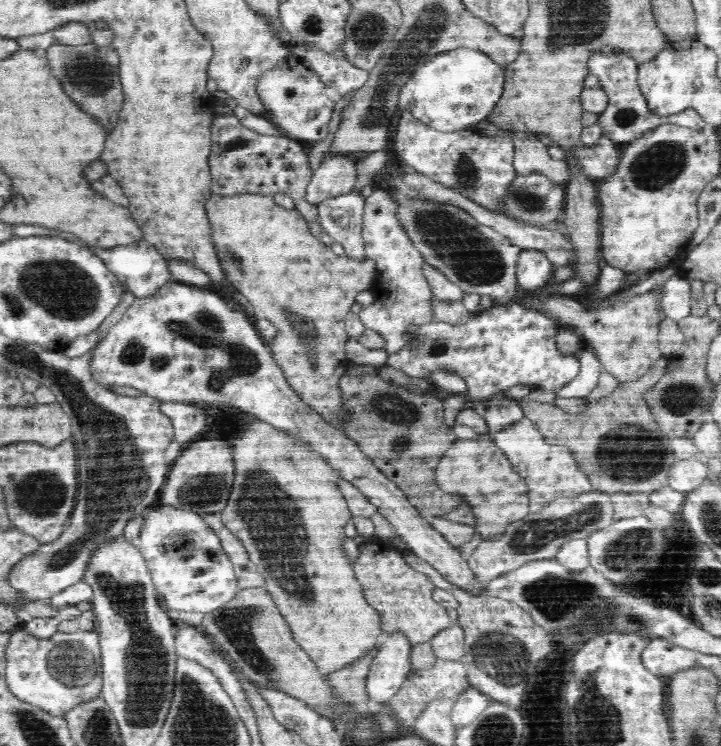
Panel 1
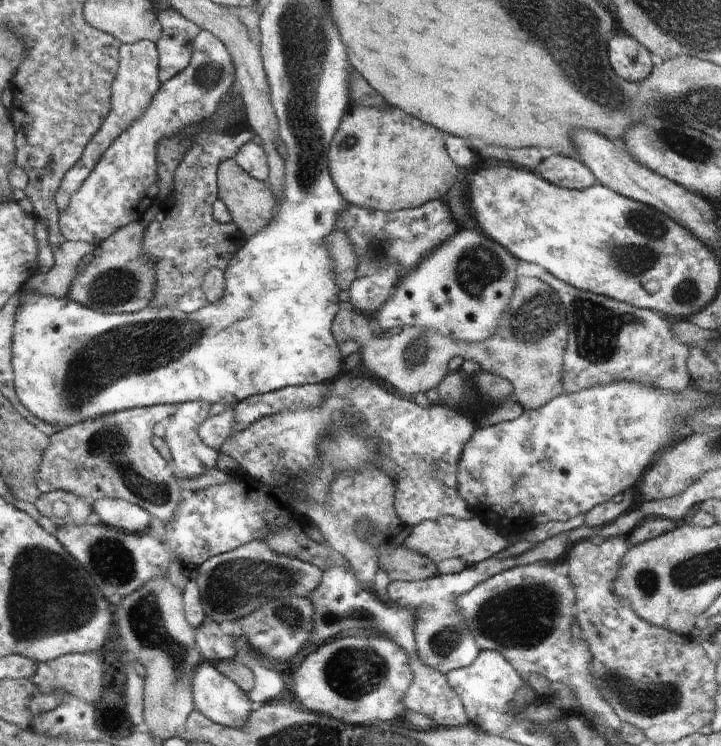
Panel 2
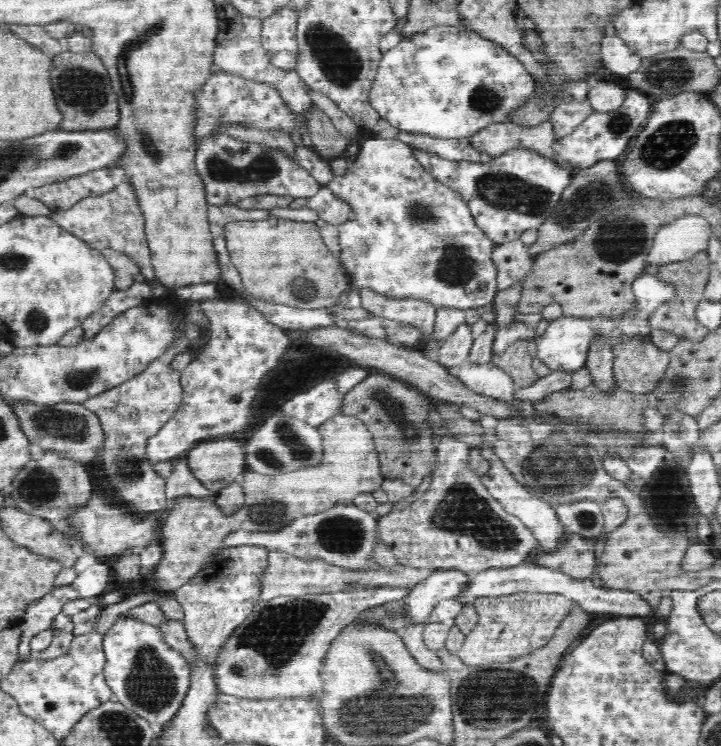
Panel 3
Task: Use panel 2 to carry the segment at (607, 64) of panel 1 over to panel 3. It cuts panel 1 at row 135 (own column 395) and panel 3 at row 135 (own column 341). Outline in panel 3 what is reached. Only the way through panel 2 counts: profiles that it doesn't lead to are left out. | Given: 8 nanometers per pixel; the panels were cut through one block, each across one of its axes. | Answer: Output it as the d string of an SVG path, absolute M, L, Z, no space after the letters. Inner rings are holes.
M629 88L620 108L610 112L593 111L574 129L574 132L558 138L552 145L553 151L578 168L588 168L600 161L618 158L628 150L628 146L641 132L652 109L653 104L650 104L650 98L646 94Z

